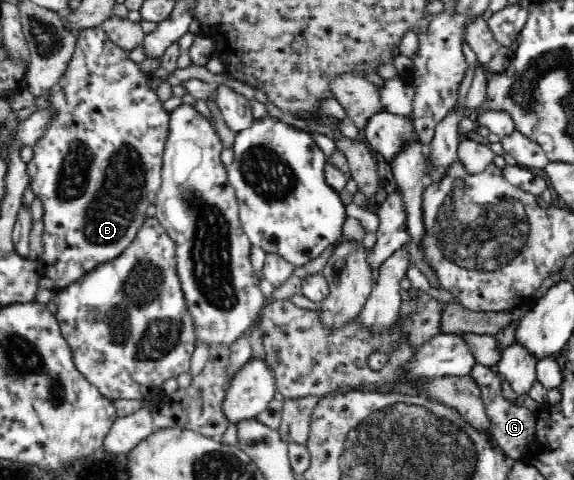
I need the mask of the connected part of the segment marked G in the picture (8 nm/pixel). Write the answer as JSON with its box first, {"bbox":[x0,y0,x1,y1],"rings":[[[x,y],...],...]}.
{"bbox":[469,364,537,463],"rings":[[[475,364],[469,373],[469,375],[475,380],[475,383],[479,386],[481,394],[481,403],[485,408],[485,414],[487,414],[487,420],[491,423],[493,428],[493,438],[497,442],[497,446],[501,448],[501,451],[506,455],[509,463],[515,463],[529,451],[531,447],[531,441],[535,441],[535,427],[537,427],[537,413],[529,411],[521,405],[509,402],[499,389],[503,384],[504,377],[493,370],[489,366],[483,366],[481,364]]]}

